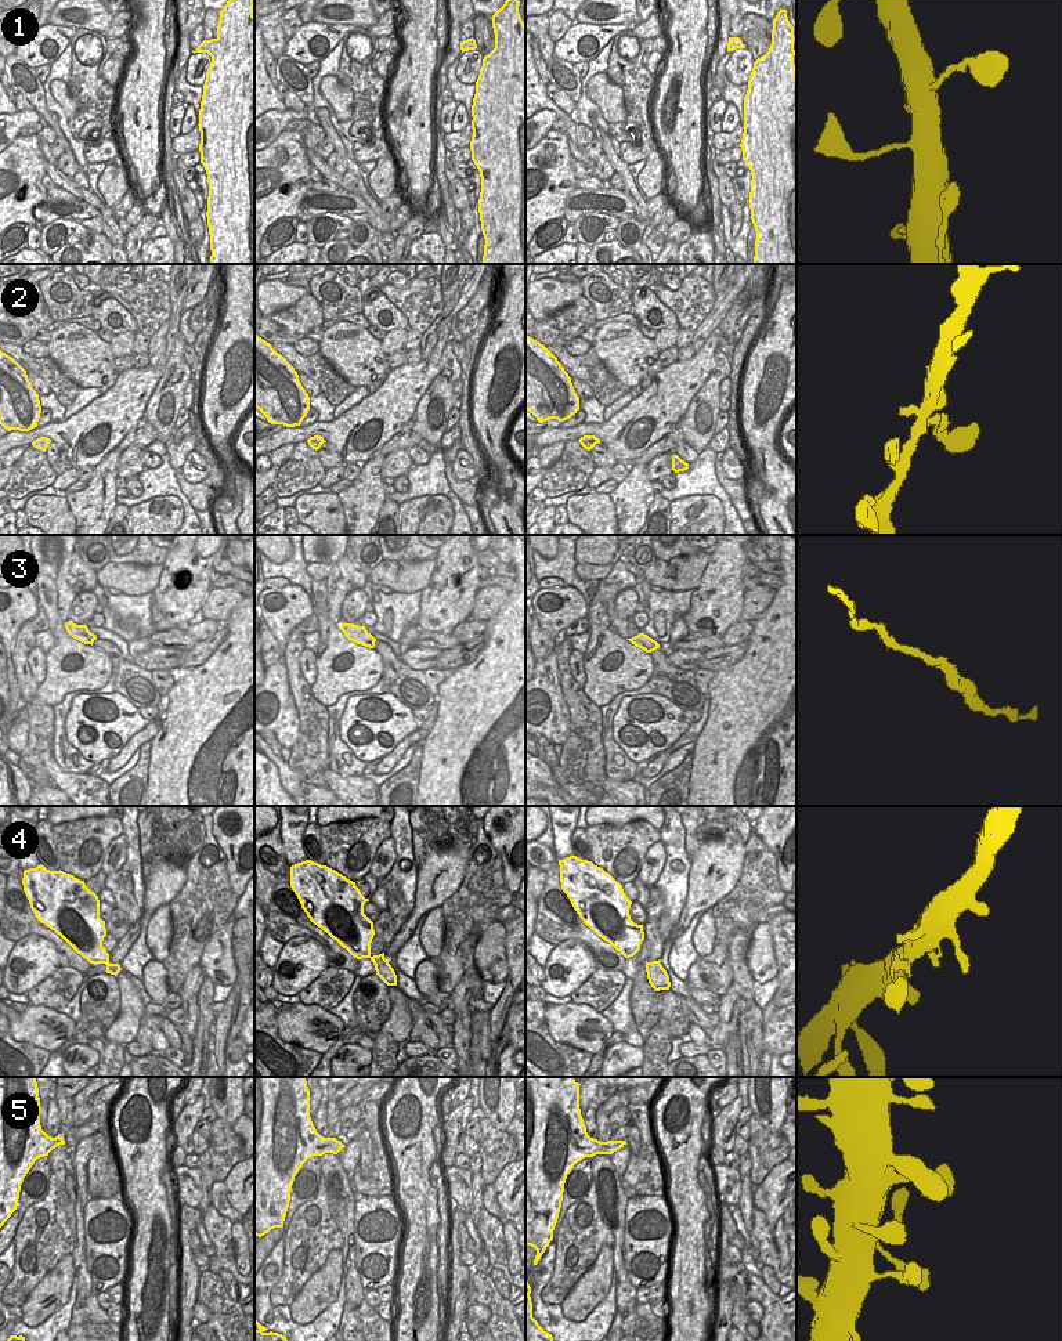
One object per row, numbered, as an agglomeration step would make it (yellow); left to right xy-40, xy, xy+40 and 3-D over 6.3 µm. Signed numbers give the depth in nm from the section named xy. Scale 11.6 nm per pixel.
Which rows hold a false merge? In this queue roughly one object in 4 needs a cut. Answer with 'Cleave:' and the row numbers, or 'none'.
Cleave: none

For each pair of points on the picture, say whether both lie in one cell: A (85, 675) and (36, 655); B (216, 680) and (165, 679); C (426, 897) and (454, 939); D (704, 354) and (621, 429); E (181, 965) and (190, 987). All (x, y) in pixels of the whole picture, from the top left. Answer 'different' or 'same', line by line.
A: different
B: different
C: different
D: same
E: different

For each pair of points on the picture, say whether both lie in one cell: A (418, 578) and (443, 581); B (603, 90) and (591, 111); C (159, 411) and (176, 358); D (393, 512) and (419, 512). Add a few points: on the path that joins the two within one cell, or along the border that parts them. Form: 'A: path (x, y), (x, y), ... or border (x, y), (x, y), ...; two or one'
A: border (436, 560), (429, 584), (422, 591); two
B: border (596, 72), (587, 83), (587, 96), (609, 123); two
C: path (168, 398), (176, 371); one
D: border (397, 505), (401, 520); two

